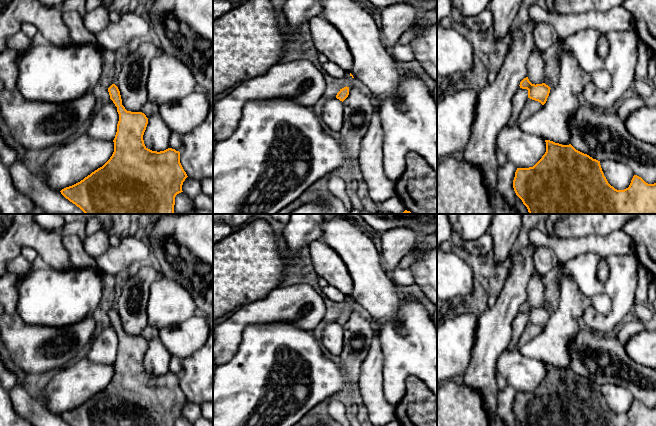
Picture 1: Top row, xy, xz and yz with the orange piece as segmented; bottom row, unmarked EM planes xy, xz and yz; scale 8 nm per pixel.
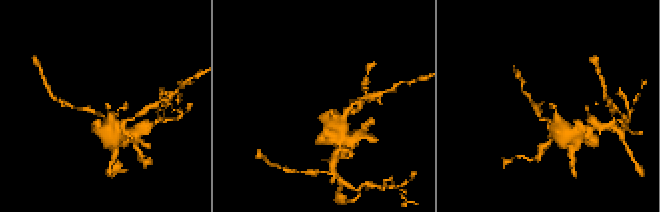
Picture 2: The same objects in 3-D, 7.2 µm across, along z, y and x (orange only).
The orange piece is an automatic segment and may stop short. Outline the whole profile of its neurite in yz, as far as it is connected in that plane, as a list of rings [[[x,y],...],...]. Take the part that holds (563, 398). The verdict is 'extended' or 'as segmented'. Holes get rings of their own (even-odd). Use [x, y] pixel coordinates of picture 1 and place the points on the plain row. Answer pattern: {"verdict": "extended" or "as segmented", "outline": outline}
{"verdict": "as segmented", "outline": [[[545,364],[546,376],[542,382],[529,392],[517,392],[513,412],[522,426],[656,426],[656,407],[648,408],[634,399],[628,412],[617,414],[611,410],[602,395],[600,385],[576,374],[571,368],[562,369]]]}

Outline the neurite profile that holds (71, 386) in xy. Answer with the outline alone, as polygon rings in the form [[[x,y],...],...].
[[[83,358],[57,370],[53,379],[45,389],[43,398],[37,400],[51,413],[61,415],[62,413],[72,410],[92,396],[102,391],[112,380],[114,376],[113,364],[97,364],[88,358]]]

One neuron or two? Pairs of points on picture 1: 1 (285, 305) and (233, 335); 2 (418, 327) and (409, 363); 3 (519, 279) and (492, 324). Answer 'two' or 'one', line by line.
1: one
2: one
3: one

